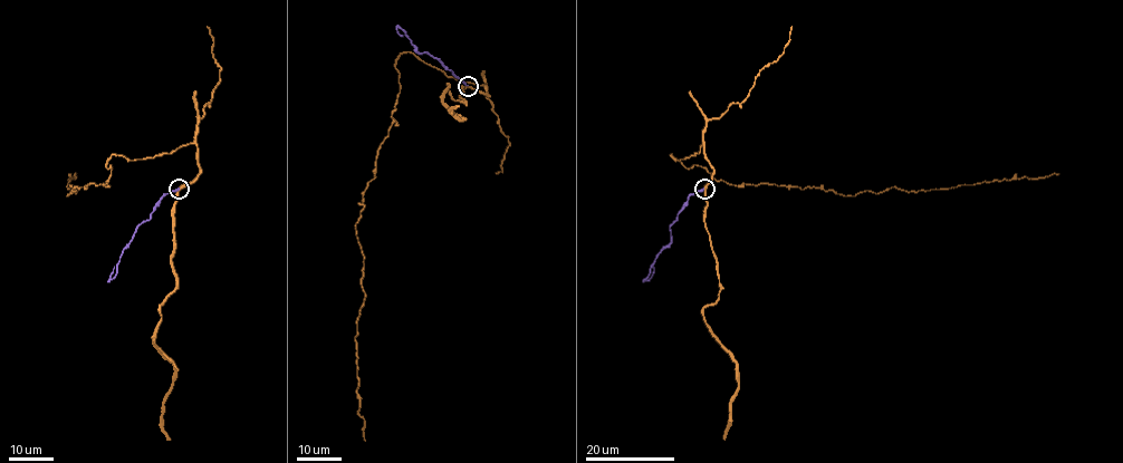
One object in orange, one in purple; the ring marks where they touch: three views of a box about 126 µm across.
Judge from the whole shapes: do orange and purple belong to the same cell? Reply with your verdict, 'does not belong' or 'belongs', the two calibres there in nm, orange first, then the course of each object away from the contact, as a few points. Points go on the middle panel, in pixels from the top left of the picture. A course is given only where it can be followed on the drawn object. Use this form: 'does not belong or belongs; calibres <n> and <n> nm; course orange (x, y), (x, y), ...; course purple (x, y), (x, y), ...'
does not belong; calibres 320 and 220 nm; course orange (468, 86), (488, 95), (409, 51), (395, 67), (393, 118), (356, 227), (365, 441); course purple (468, 85), (439, 59), (426, 51), (420, 52), (403, 35)

